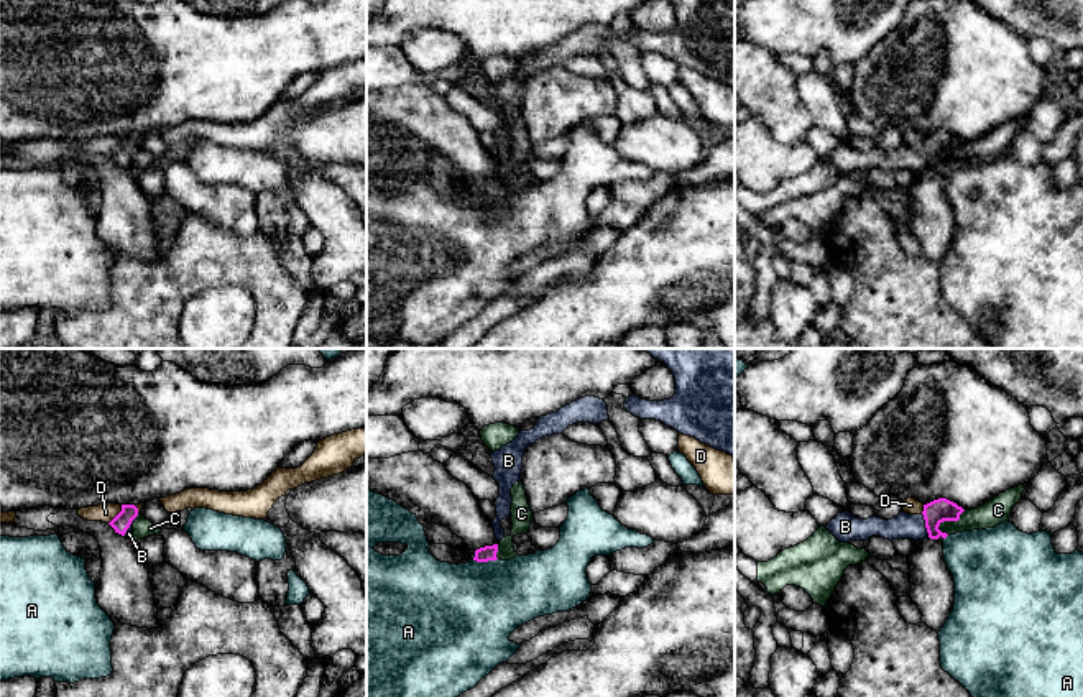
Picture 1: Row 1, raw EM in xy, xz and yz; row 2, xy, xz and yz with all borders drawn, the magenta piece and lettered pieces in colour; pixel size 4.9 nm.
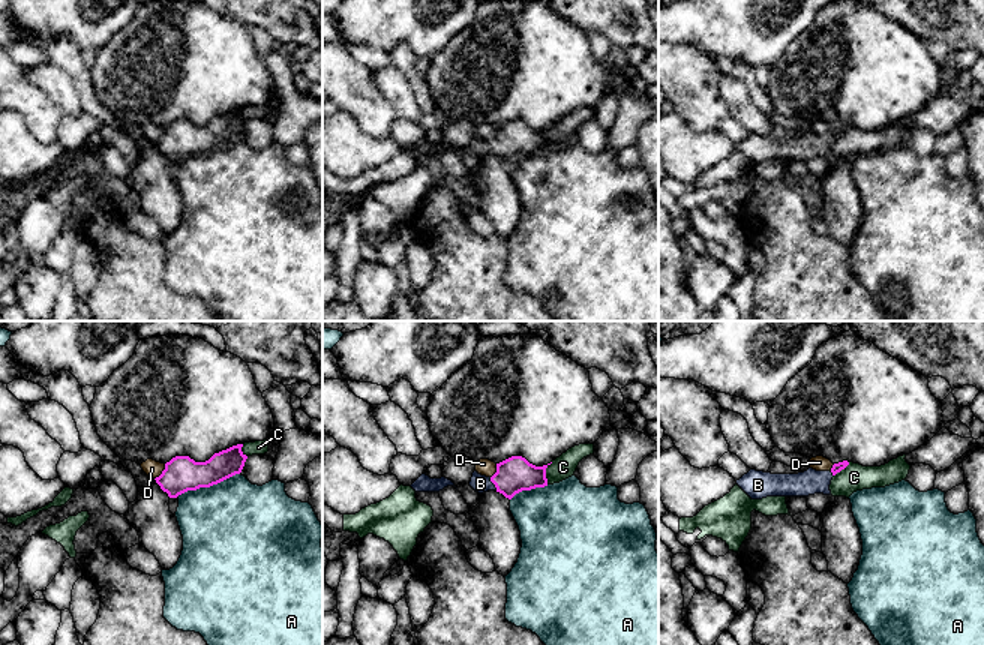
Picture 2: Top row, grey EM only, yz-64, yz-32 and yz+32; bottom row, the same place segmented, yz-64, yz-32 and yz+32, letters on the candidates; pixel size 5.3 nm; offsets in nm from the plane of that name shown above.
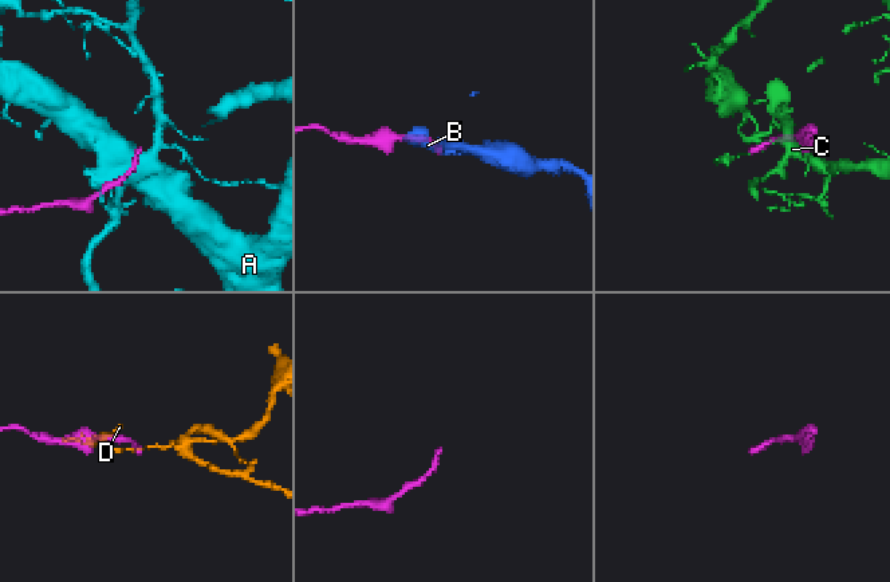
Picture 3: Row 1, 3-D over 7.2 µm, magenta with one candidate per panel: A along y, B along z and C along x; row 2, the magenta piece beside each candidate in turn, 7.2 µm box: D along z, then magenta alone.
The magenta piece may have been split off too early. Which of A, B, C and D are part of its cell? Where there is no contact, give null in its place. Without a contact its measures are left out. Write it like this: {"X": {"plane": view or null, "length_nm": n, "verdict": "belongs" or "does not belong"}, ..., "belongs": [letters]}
{"A": {"plane": "xz", "length_nm": 130, "verdict": "does not belong"}, "B": {"plane": "yz", "length_nm": 120, "verdict": "belongs"}, "C": {"plane": "yz", "length_nm": 200, "verdict": "does not belong"}, "D": {"plane": "xy", "length_nm": 120, "verdict": "does not belong"}, "belongs": ["B"]}

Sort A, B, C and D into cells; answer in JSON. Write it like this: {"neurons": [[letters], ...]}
{"neurons": [["A"], ["B"], ["C"], ["D"]]}

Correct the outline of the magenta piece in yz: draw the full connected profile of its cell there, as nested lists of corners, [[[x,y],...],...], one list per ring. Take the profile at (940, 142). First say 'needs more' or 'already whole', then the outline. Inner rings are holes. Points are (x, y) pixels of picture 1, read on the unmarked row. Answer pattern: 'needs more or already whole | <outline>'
needs more | [[[938,130],[924,136],[920,146],[909,146],[901,143],[892,151],[881,151],[871,148],[859,151],[850,143],[838,145],[825,159],[840,173],[866,173],[871,168],[881,168],[884,171],[945,171],[948,166],[942,164],[938,158],[943,153],[958,153],[965,141],[956,135]]]

